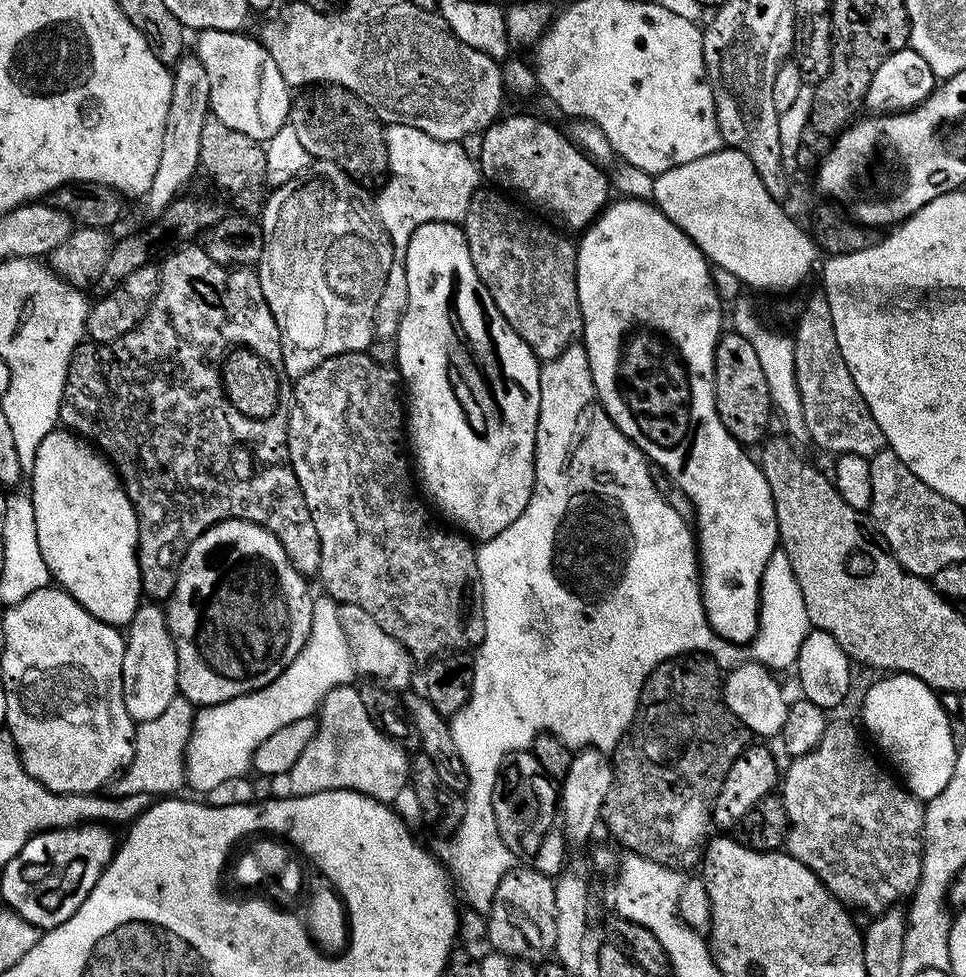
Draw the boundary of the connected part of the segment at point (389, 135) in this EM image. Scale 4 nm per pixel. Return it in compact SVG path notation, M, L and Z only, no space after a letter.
M404 123L387 125L384 134L388 171L374 207L391 238L393 261L402 262L409 240L419 226L432 221L461 223L464 220L482 176L473 157L471 160L459 141L430 138L425 131Z

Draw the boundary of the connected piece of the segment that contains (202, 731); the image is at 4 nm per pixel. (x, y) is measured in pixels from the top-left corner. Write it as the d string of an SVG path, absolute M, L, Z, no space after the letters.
M320 594L312 602L312 625L310 634L298 650L294 662L274 678L265 688L260 688L257 692L248 692L244 696L239 696L233 700L227 700L221 704L210 704L201 707L192 719L192 733L188 749L184 755L184 775L187 787L193 788L196 794L206 794L214 790L214 786L219 786L221 782L226 782L230 778L248 776L252 768L252 757L256 755L258 746L274 734L274 730L282 730L282 726L290 726L295 720L301 720L307 716L312 716L324 703L326 694L331 688L343 688L353 683L352 676L357 675L356 667L352 665L352 651L346 642L346 634L342 630L340 621L340 605L327 594Z

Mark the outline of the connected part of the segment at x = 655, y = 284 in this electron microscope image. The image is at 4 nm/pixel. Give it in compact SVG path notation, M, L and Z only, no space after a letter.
M620 198L620 201L609 203L604 211L584 229L578 240L576 249L576 281L578 282L578 302L580 303L580 319L582 321L582 343L588 361L590 374L596 387L596 397L604 413L612 419L614 426L626 434L637 444L640 451L648 457L657 469L661 468L682 491L688 495L692 508L696 511L694 520L694 540L698 545L698 563L702 573L703 600L709 625L717 635L731 644L739 646L751 642L759 630L760 589L763 572L766 571L770 558L778 551L778 526L774 514L774 498L770 494L770 486L762 474L759 463L747 456L745 445L740 444L726 426L722 426L722 418L718 418L716 409L716 342L722 335L720 328L720 307L722 301L716 294L716 286L712 283L713 269L702 250L683 232L666 214L659 211L656 205L644 198Z

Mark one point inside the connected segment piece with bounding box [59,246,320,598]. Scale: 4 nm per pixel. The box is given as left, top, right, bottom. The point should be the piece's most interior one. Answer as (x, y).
(152, 402)

